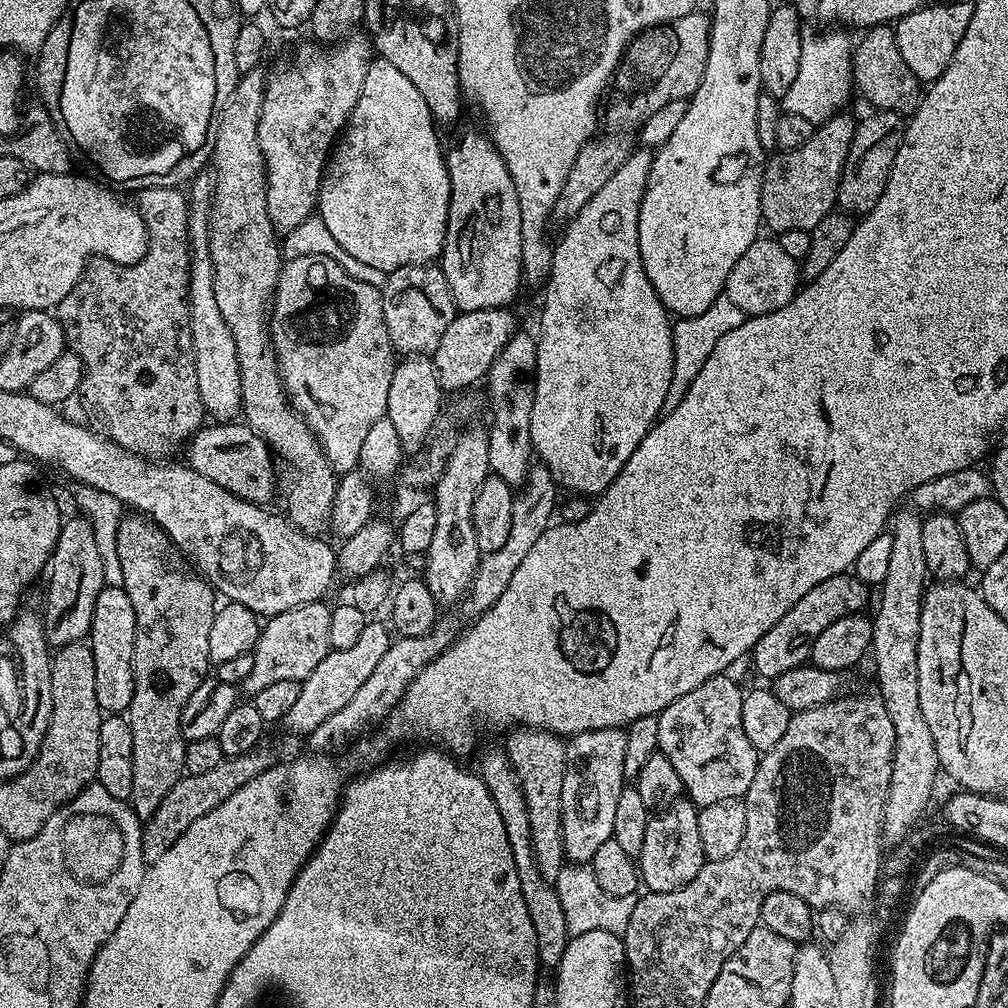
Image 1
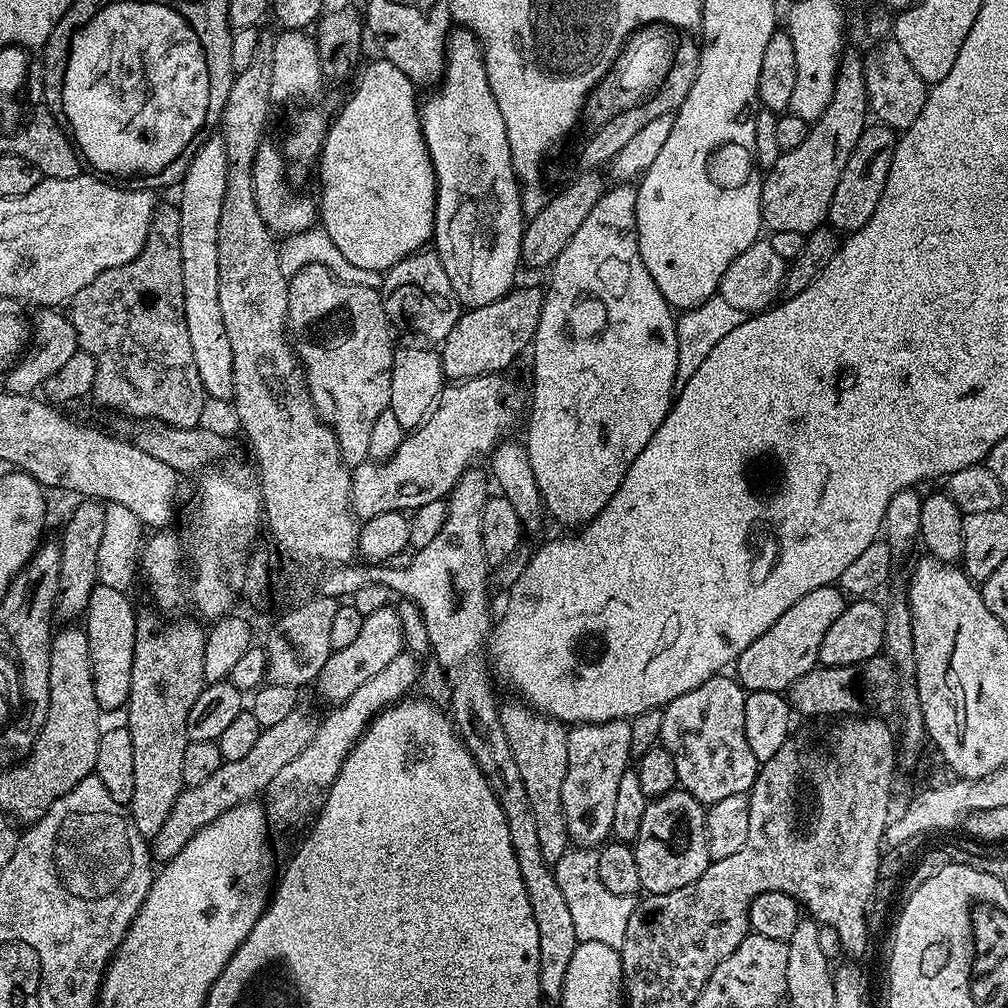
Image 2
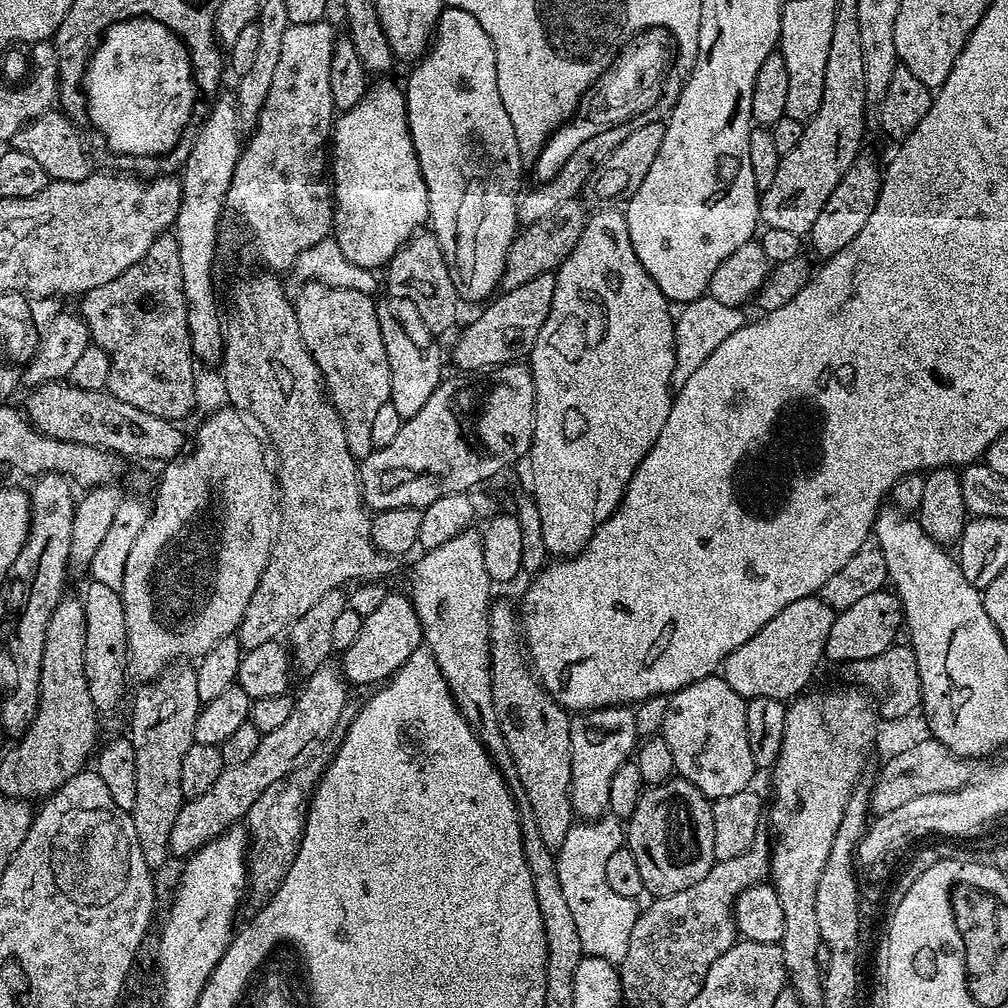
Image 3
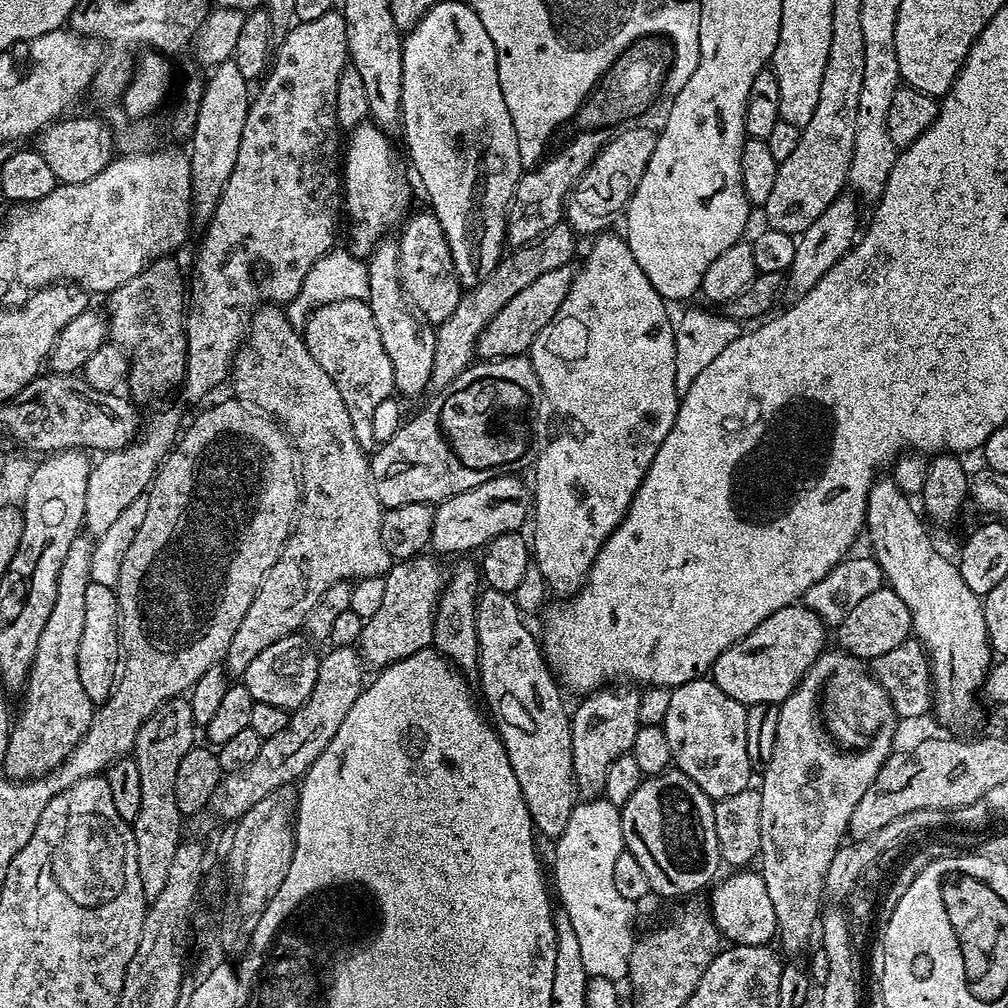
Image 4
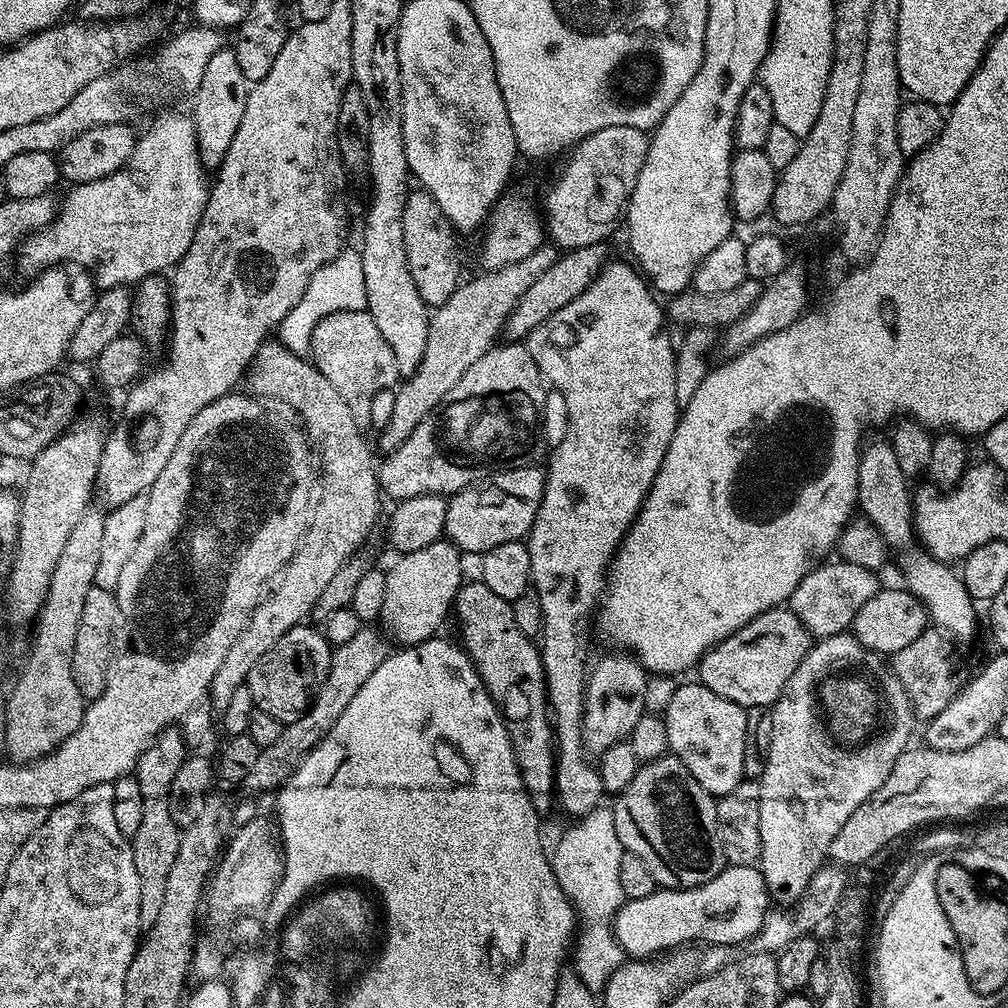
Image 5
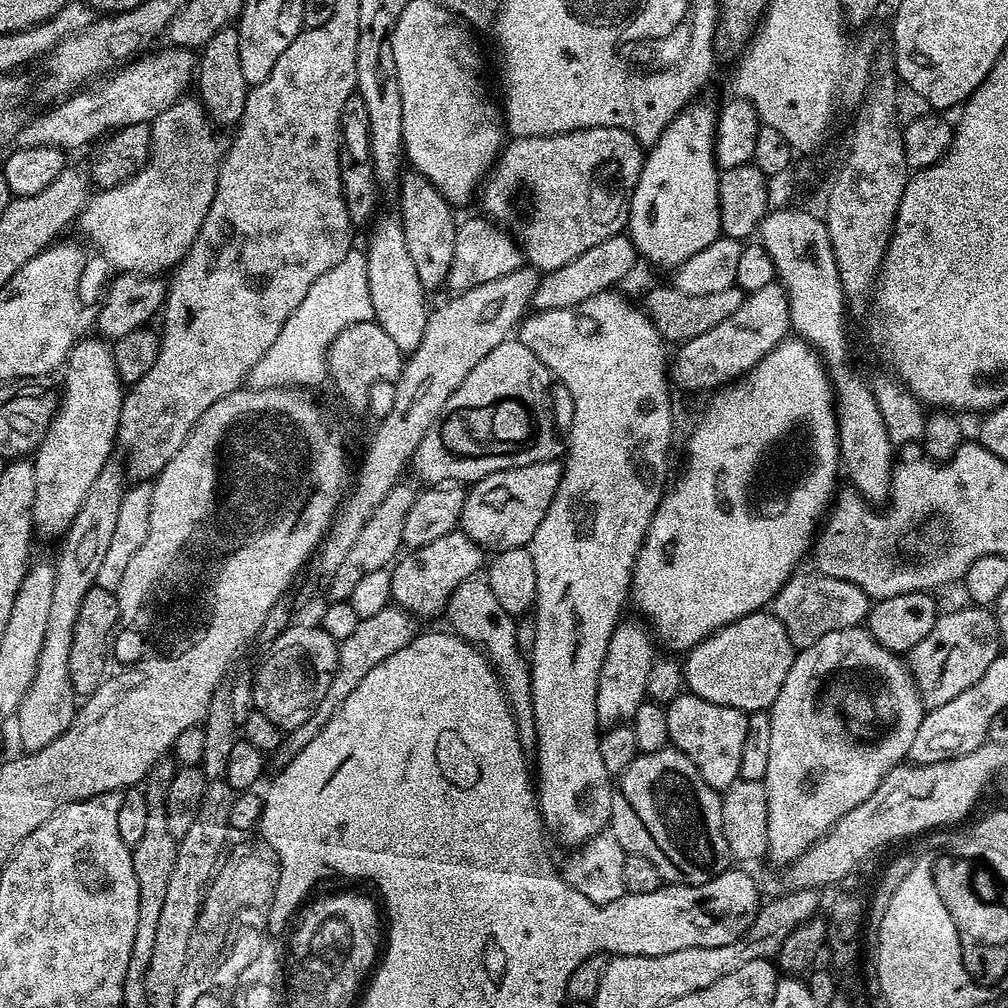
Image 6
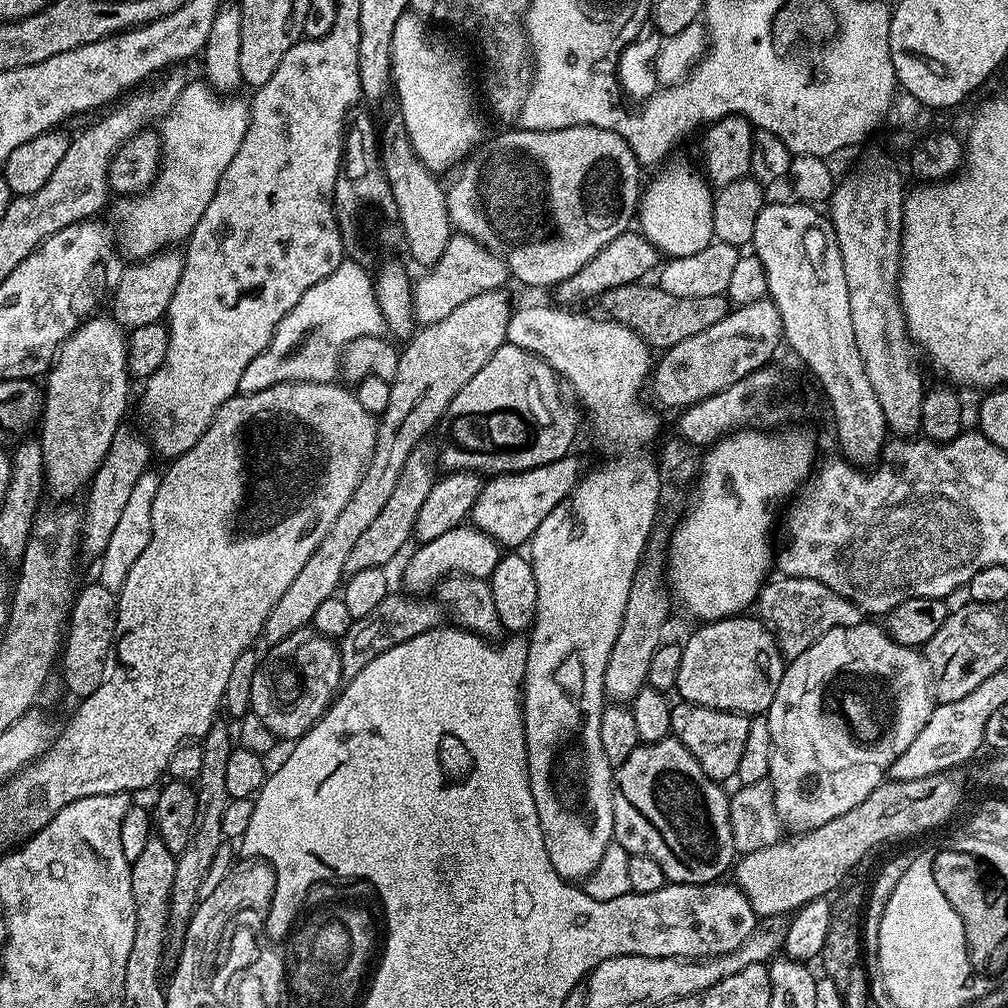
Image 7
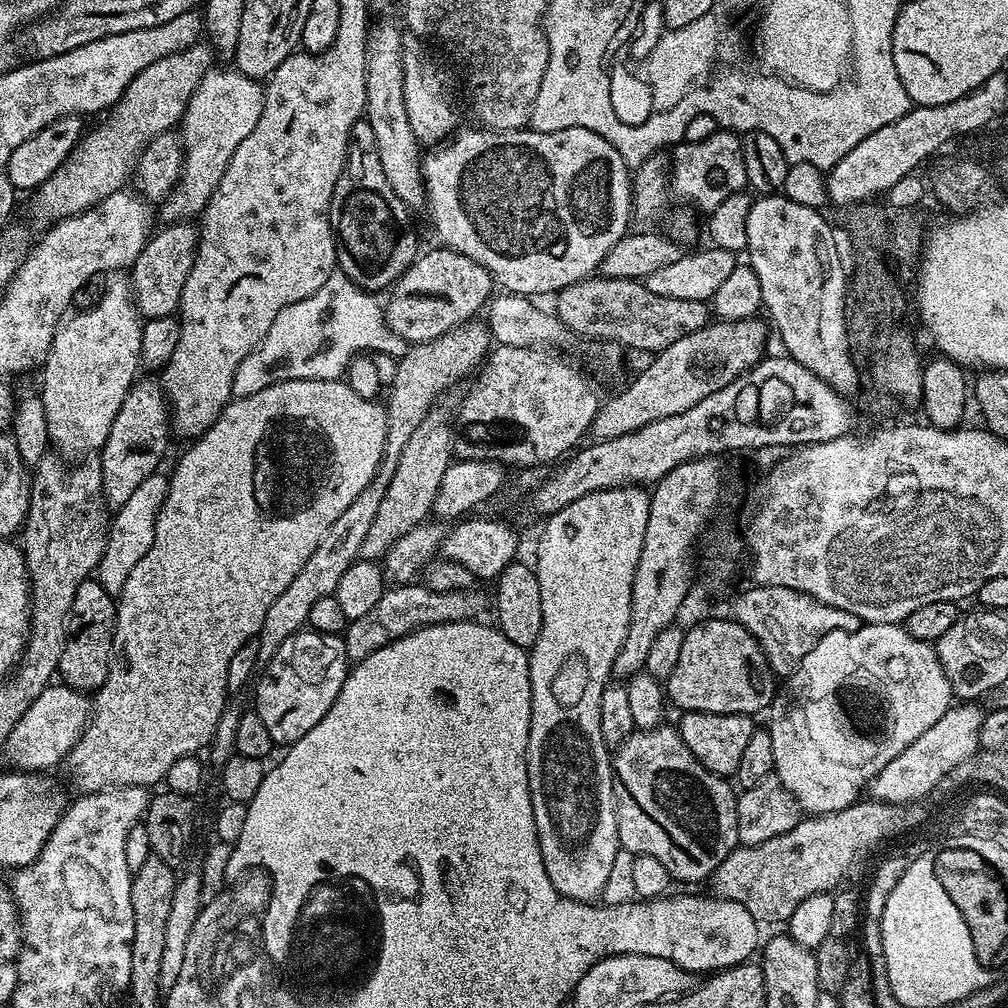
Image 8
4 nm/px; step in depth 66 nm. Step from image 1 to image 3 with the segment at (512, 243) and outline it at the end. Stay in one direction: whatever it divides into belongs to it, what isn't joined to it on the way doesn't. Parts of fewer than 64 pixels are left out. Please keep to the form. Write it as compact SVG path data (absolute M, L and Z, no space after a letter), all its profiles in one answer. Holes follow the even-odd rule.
M445 7L428 51L415 61L413 68L416 69L406 83L408 125L428 191L430 228L442 246L457 297L461 301L484 302L500 288L508 251L518 235L516 206L522 169L514 125L510 123L510 114L506 114L506 106L502 106L502 94L498 94L494 42L490 42L490 34L482 30L482 22L474 14Z

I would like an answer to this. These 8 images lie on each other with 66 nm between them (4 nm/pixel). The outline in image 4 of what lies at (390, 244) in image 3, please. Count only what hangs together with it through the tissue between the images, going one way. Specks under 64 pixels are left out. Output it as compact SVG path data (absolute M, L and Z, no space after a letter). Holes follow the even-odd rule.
M365 122L351 129L349 136L342 152L342 204L347 219L352 219L350 251L364 258L378 241L385 239L387 228L396 223L397 227L405 219L409 211L408 180L396 161L393 137L379 125Z

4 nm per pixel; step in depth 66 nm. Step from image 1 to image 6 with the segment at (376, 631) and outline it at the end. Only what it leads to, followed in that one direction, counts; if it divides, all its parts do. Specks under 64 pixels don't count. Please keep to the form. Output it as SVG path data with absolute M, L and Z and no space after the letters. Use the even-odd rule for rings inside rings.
M462 531L442 534L427 546L405 551L395 561L392 573L392 599L395 607L405 608L414 618L436 616L445 611L450 594L463 580L471 580L485 567L486 552Z

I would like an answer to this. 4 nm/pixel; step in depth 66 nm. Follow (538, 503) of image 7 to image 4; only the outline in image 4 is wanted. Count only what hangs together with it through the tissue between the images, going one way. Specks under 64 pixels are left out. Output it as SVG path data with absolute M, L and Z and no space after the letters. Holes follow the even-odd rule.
M501 474L492 476L486 482L466 490L462 494L454 494L450 498L441 500L435 505L434 530L432 531L431 551L436 554L440 552L466 552L470 548L483 549L488 541L498 538L504 532L520 532L529 523L532 505L534 503L533 493L516 477L516 474Z

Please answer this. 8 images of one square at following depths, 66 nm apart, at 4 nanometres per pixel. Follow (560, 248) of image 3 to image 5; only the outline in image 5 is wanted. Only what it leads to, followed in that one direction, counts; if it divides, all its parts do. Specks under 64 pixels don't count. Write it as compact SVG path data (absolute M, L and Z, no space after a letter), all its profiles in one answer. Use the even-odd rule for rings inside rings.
M542 246L534 250L534 254L529 254L527 258L521 258L518 262L510 262L510 266L502 266L493 272L481 271L480 276L474 277L473 280L465 279L454 290L454 294L450 294L445 304L439 305L431 313L426 334L426 354L422 354L422 362L418 362L418 370L414 375L407 377L395 389L394 414L390 417L390 422L379 433L381 453L387 454L393 452L398 446L402 446L402 442L406 442L410 434L414 434L418 422L422 422L422 418L426 418L434 411L444 401L446 394L450 394L450 390L458 386L462 374L466 374L466 370L470 370L470 366L474 366L474 362L478 362L482 354L486 354L494 347L498 337L503 333L506 318L514 310L514 306L518 306L522 294L526 294L526 290L530 290L530 286L534 286L534 282L542 278L543 272L550 270L550 266L554 266L557 255L555 247Z

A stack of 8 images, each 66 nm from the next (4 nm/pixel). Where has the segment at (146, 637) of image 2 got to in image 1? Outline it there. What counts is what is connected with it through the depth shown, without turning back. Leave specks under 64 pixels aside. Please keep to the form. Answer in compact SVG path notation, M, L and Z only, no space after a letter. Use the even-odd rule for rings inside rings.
M128 514L118 526L118 562L122 562L122 586L134 606L136 615L136 645L134 646L134 698L126 719L130 734L134 734L134 790L132 811L141 822L146 822L158 810L162 798L170 794L170 786L185 775L184 753L186 741L180 732L182 706L190 702L190 694L198 690L203 680L209 679L210 626L214 626L218 596L211 584L195 571L172 572L174 545L167 533L143 514Z

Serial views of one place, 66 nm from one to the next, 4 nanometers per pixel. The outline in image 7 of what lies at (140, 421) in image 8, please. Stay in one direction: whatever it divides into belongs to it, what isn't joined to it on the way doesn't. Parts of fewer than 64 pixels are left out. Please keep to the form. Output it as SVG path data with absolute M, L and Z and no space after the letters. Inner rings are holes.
M121 426L114 434L114 442L110 442L110 450L106 450L106 458L102 458L102 466L92 476L87 485L88 502L82 506L80 522L79 555L98 558L106 550L110 542L110 534L114 534L114 525L126 507L130 493L134 490L134 482L142 473L149 471L148 459L153 459L154 453L149 445L147 435L143 431L135 432L129 426Z

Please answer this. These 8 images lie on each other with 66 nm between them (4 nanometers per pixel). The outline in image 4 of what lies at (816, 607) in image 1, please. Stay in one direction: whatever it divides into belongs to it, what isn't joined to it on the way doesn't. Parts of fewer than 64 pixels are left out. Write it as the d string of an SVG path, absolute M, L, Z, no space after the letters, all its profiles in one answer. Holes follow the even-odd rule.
M797 602L782 610L774 610L762 626L754 626L734 646L726 649L716 659L710 669L710 679L722 690L730 694L738 703L775 704L779 706L791 692L799 686L801 678L814 666L821 652L825 651L824 631L826 625L814 610Z

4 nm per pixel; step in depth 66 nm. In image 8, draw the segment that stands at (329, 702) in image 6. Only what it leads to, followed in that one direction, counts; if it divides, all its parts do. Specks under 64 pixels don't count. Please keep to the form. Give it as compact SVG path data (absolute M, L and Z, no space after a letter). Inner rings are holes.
M413 582L410 584L397 584L389 587L383 594L382 598L378 598L378 602L367 612L362 614L362 618L351 621L346 631L343 633L344 645L348 651L348 659L352 662L359 662L366 659L370 654L374 654L374 650L384 648L388 644L393 644L398 638L409 636L411 632L417 632L419 628L426 626L438 626L439 624L449 624L450 622L458 622L459 620L476 620L484 611L489 611L490 596L482 590L483 587L477 586L467 588L459 592L458 590L430 590L422 582Z

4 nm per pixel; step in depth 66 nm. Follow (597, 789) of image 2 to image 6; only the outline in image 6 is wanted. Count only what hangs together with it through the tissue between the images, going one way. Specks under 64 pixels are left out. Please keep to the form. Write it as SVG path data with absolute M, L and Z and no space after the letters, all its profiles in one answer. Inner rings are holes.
M621 619L614 634L610 634L610 646L606 646L606 658L602 662L596 687L596 719L604 726L631 721L638 706L645 703L648 695L650 666L654 659L654 636L639 619L636 620Z

